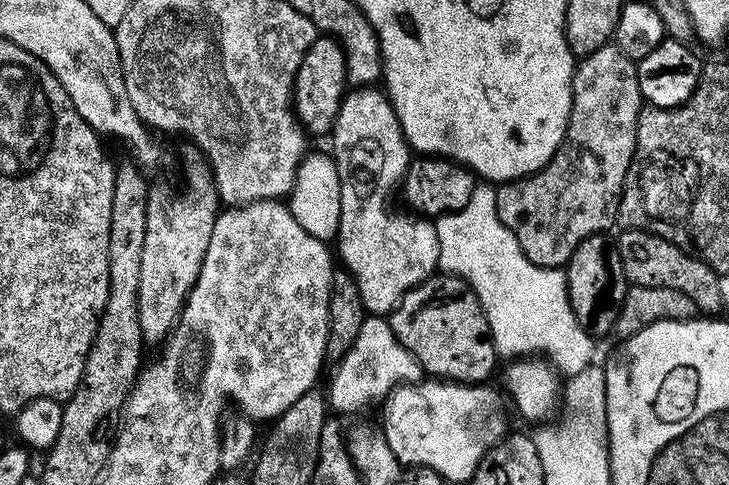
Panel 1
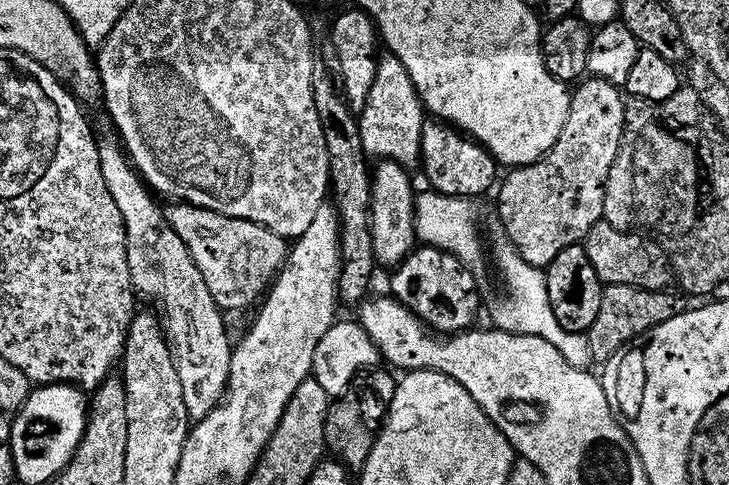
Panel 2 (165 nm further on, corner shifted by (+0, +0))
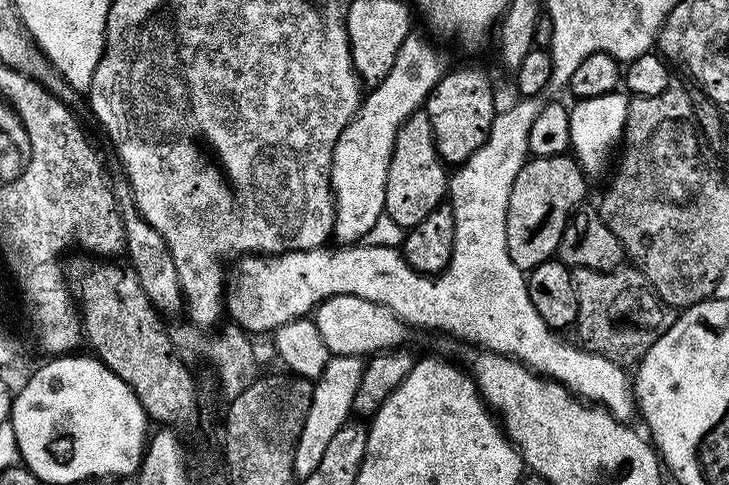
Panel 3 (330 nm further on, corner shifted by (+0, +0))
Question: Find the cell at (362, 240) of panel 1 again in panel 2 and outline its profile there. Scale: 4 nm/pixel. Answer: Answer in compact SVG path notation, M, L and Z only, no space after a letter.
M392 160L379 161L370 172L372 179L372 202L370 205L372 241L374 242L374 258L377 265L380 266L399 264L417 243L416 223L414 222L416 202L412 180L408 175L410 175L409 169Z

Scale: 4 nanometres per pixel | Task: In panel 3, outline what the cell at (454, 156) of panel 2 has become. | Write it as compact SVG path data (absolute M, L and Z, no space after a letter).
M456 68L445 71L434 90L428 95L422 109L430 118L430 130L441 160L448 166L464 164L478 146L486 142L490 126L498 111L492 80L484 68Z

